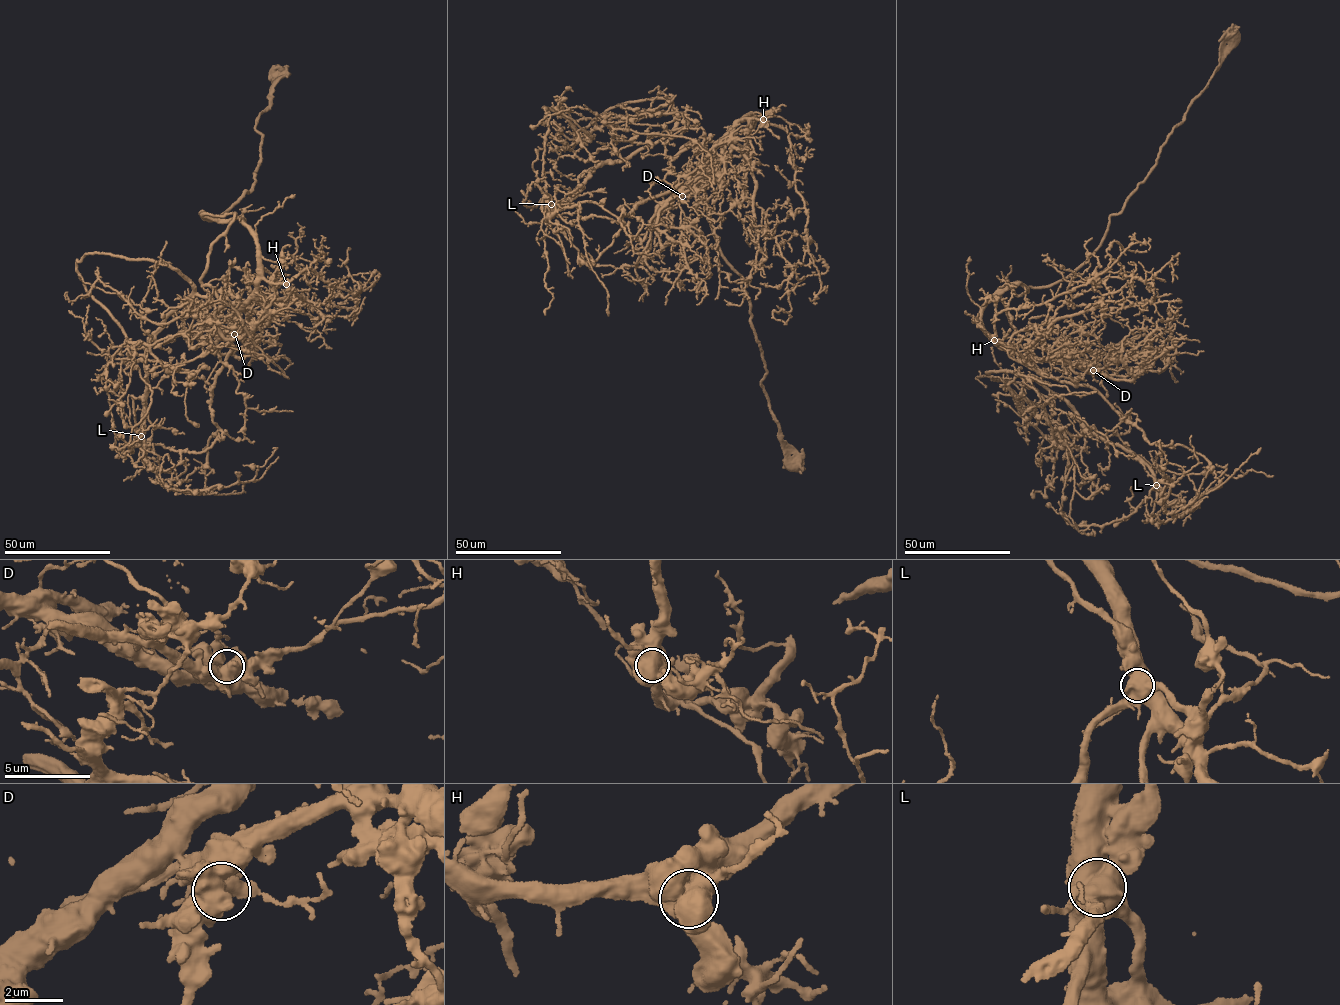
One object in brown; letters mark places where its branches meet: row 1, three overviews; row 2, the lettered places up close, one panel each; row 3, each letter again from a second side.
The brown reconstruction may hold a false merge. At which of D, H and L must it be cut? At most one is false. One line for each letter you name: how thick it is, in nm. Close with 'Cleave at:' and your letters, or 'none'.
L: 700 nm
Cleave at: L

